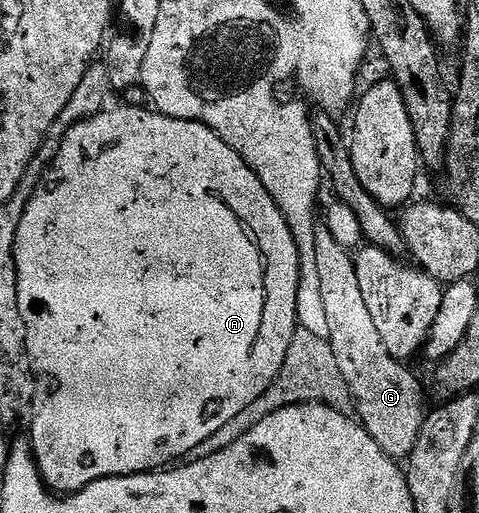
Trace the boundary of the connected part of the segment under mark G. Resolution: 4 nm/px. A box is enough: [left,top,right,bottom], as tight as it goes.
[315,228,424,460]

